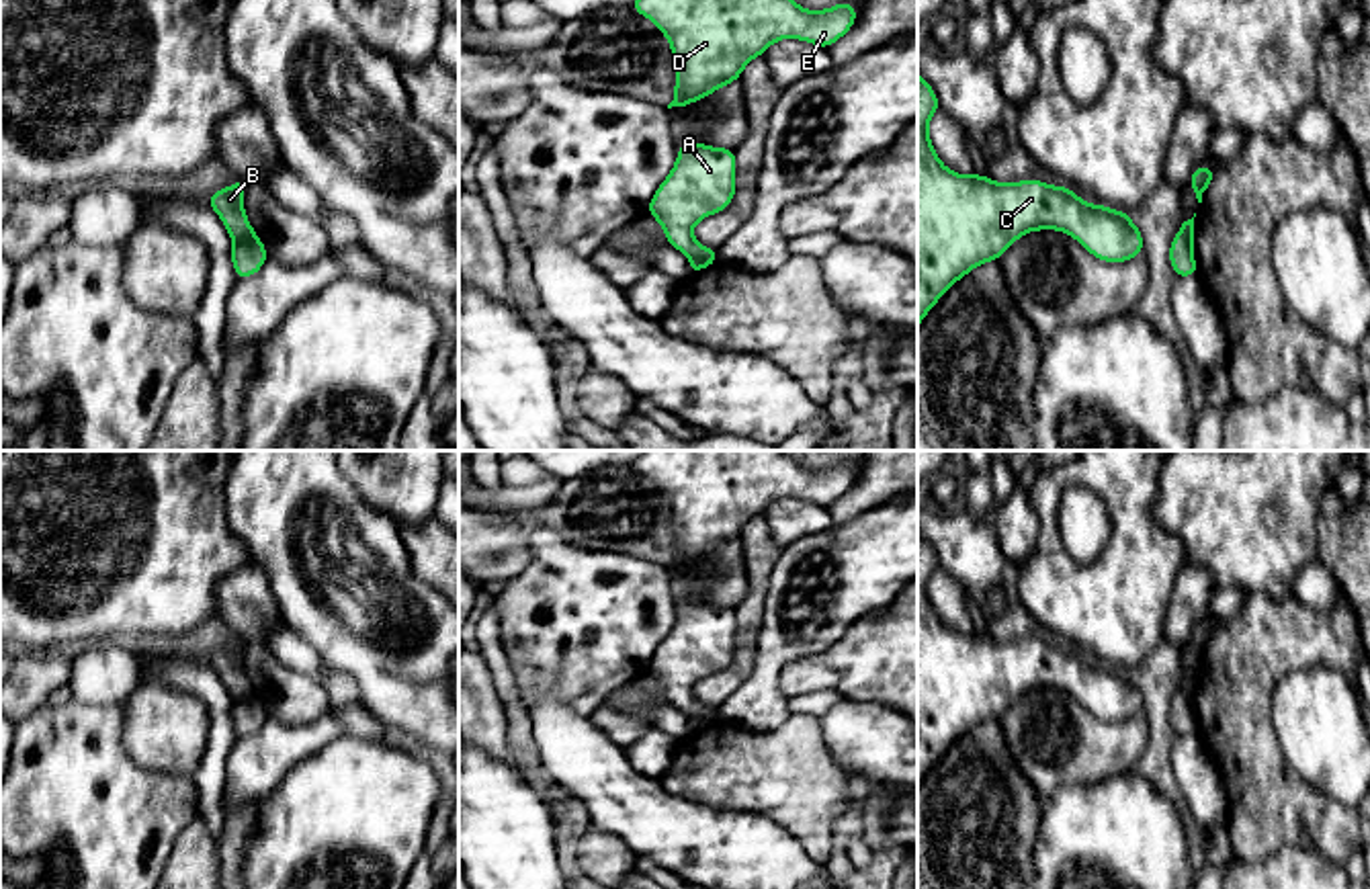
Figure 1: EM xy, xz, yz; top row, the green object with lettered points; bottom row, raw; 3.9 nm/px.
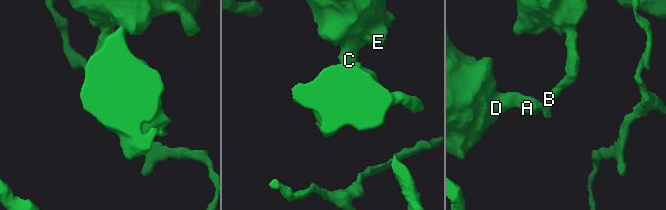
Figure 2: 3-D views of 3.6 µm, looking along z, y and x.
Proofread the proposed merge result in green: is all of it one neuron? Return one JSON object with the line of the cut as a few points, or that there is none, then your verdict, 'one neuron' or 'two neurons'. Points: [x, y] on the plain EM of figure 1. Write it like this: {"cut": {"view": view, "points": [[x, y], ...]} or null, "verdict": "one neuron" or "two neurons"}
{"cut": {"view": "xy", "points": [[252, 691], [234, 699]]}, "verdict": "two neurons"}

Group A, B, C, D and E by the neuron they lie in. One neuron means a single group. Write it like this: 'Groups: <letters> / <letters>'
Groups: A C D E / B

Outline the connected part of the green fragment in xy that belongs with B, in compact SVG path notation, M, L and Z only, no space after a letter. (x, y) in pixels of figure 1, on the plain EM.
M236 635L236 643L227 647L217 647L207 662L211 668L221 676L227 692L231 698L244 698L250 692L254 692L254 686L250 684L246 670L244 670L244 649L246 641Z

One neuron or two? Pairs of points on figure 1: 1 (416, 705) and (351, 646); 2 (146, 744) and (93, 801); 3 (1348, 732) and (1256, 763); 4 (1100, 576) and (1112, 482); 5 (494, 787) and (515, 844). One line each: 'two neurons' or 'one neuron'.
1: one neuron
2: two neurons
3: two neurons
4: one neuron
5: one neuron

